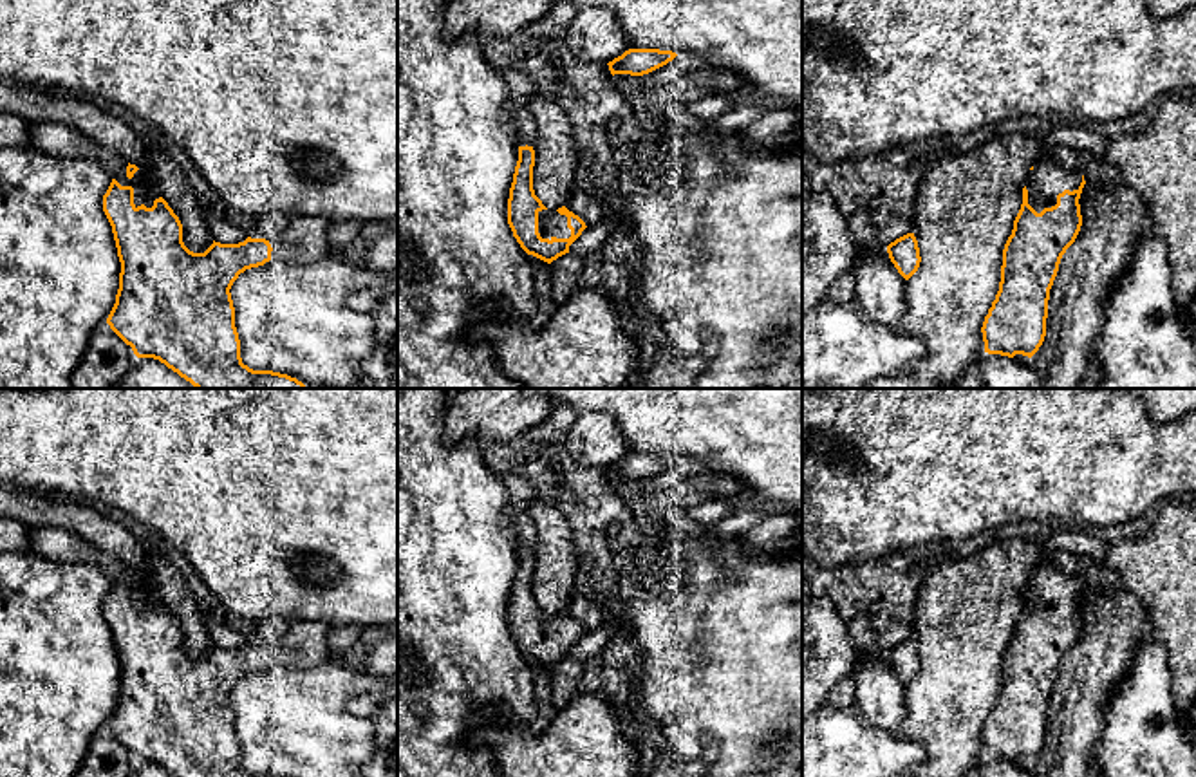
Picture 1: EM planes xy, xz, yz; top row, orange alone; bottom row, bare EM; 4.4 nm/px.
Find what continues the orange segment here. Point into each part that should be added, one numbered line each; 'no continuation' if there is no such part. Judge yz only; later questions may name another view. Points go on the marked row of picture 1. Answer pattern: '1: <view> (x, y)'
1: yz (1048, 177)

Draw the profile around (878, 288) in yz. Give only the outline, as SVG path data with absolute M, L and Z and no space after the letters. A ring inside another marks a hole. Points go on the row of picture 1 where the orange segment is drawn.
M883 246L856 248L849 271L855 278L855 298L871 318L898 323L905 313L907 280L898 273Z

